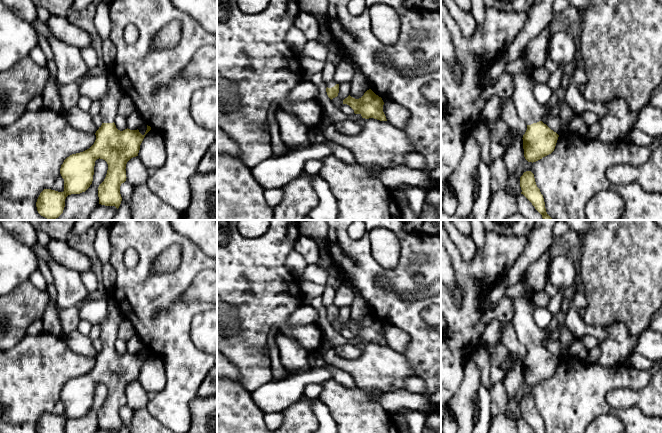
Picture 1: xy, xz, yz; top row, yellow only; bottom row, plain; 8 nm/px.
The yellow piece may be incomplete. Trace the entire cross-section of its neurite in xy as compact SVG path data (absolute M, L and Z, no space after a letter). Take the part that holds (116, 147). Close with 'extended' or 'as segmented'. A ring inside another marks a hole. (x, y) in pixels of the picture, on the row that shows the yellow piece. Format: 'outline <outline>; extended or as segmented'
outline M115 77L108 78L107 93L99 99L100 113L103 123L96 131L96 140L94 144L87 150L72 154L67 157L60 168L60 174L64 179L64 191L58 192L51 189L44 189L36 202L38 213L47 219L58 218L64 210L65 199L71 194L80 194L85 192L93 181L94 166L97 159L103 159L108 164L108 170L104 181L98 187L99 204L105 206L115 206L119 208L122 197L120 194L120 186L126 181L126 164L133 158L138 156L140 145L145 135L151 130L147 125L147 130L142 135L139 130L125 129L120 131L114 123L117 114L118 103L123 94L122 88Z; extended

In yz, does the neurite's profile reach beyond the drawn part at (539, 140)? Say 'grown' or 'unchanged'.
grown

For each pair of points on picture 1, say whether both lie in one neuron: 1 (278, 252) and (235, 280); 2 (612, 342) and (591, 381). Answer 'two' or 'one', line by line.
1: one
2: two

